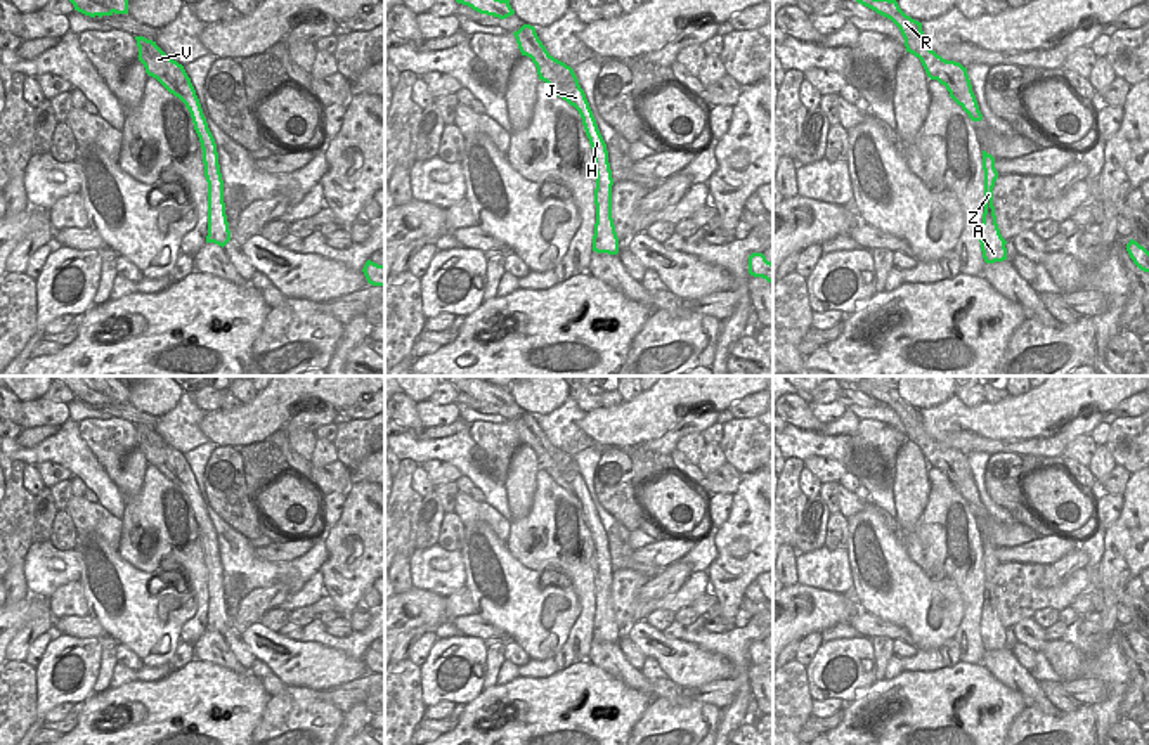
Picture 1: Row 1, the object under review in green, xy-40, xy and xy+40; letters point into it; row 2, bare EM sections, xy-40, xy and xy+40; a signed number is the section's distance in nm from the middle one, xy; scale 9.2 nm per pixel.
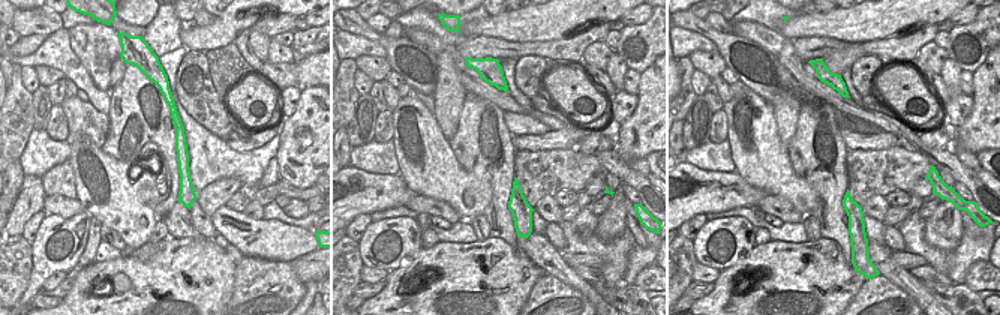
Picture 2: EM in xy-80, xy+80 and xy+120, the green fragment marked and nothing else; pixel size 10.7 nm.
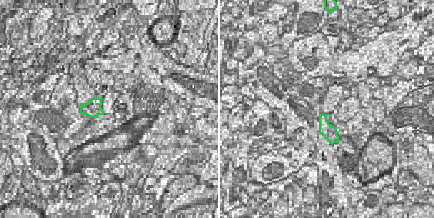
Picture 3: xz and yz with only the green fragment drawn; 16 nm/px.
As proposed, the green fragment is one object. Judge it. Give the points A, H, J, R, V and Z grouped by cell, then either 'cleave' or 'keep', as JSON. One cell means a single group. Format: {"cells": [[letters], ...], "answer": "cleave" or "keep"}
{"cells": [["A", "H", "J", "V", "Z"], ["R"]], "answer": "cleave"}

